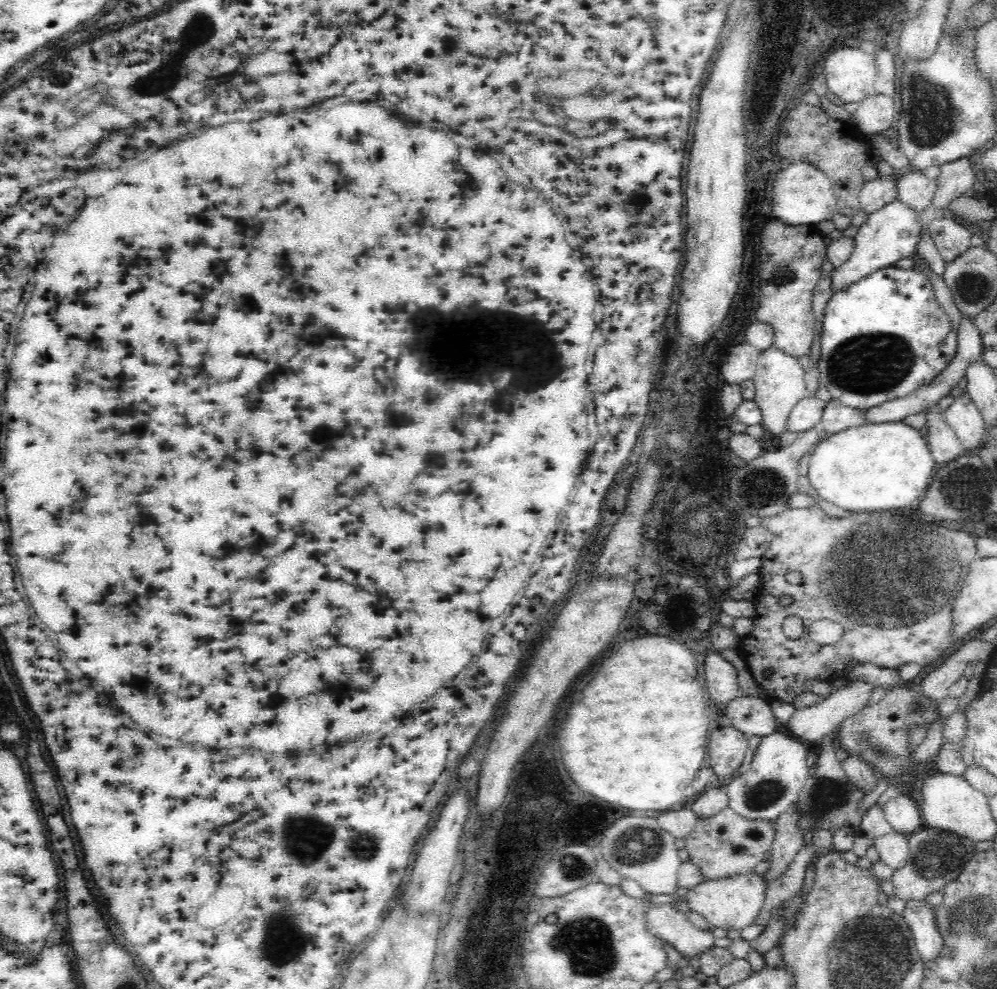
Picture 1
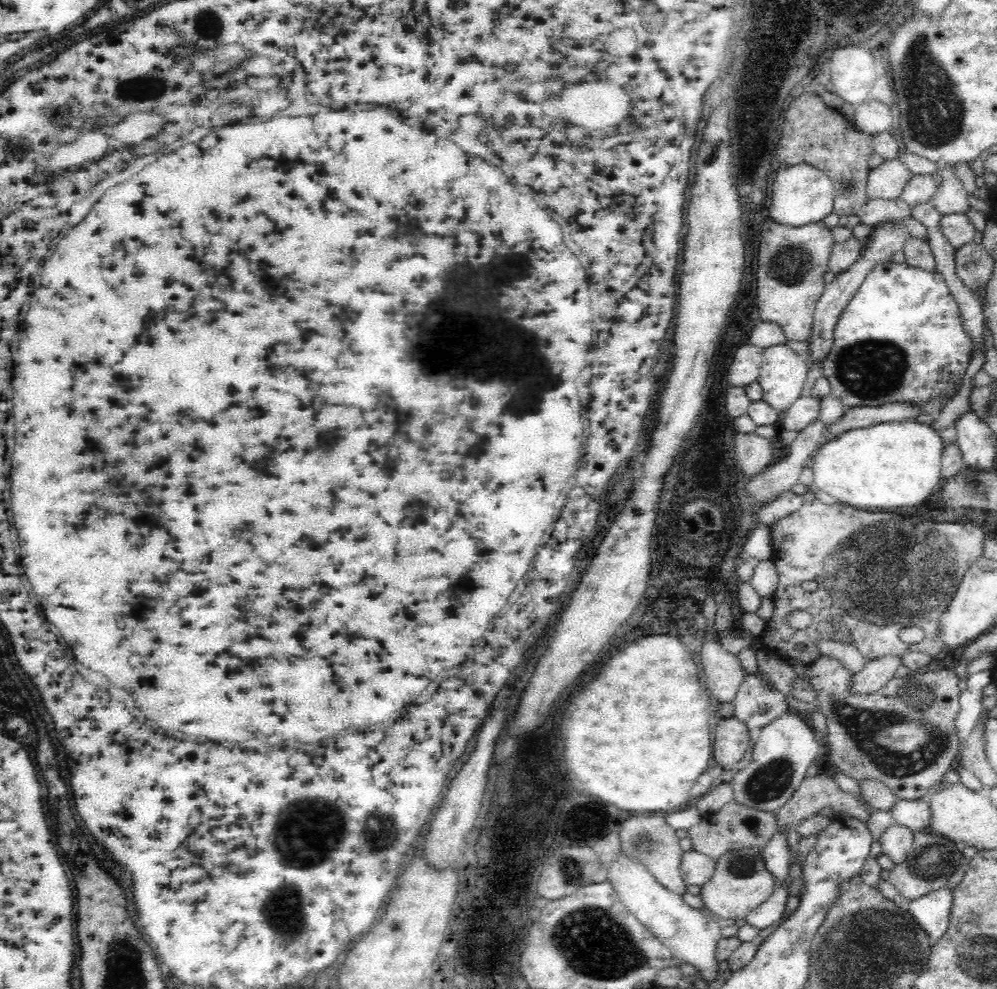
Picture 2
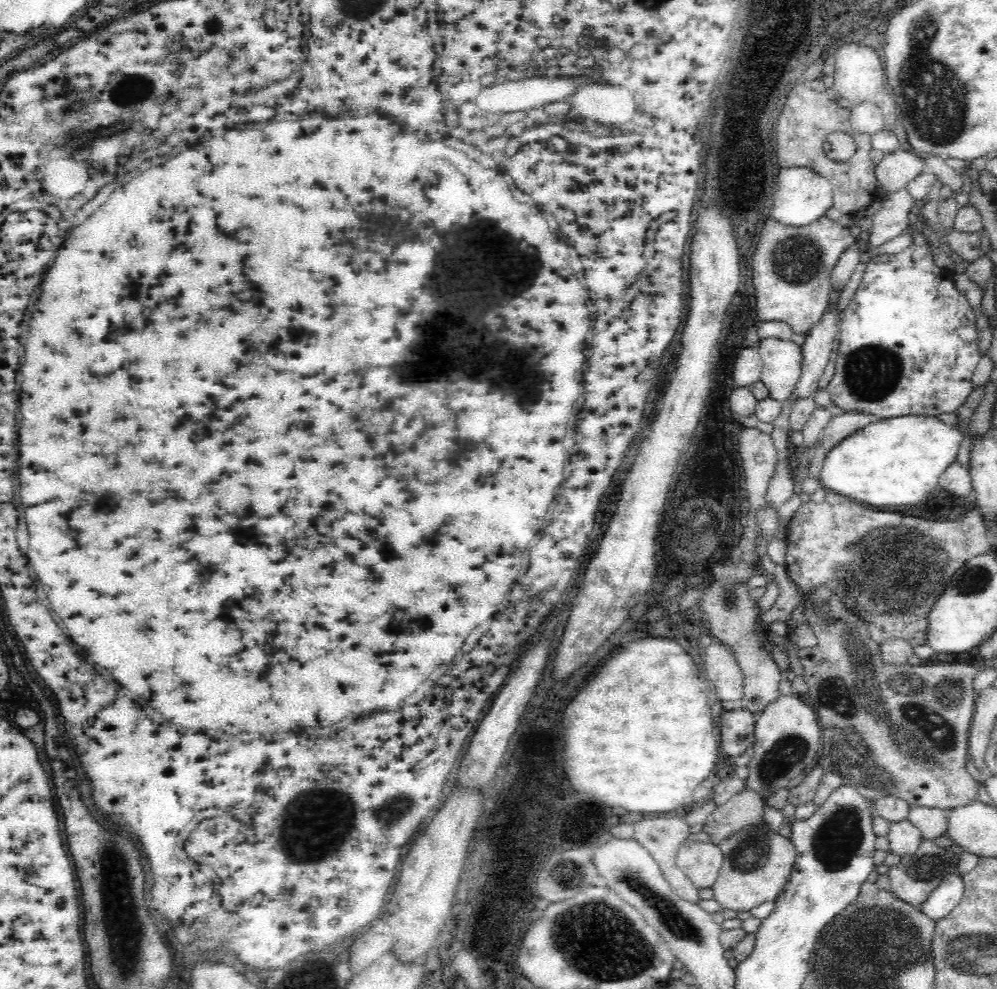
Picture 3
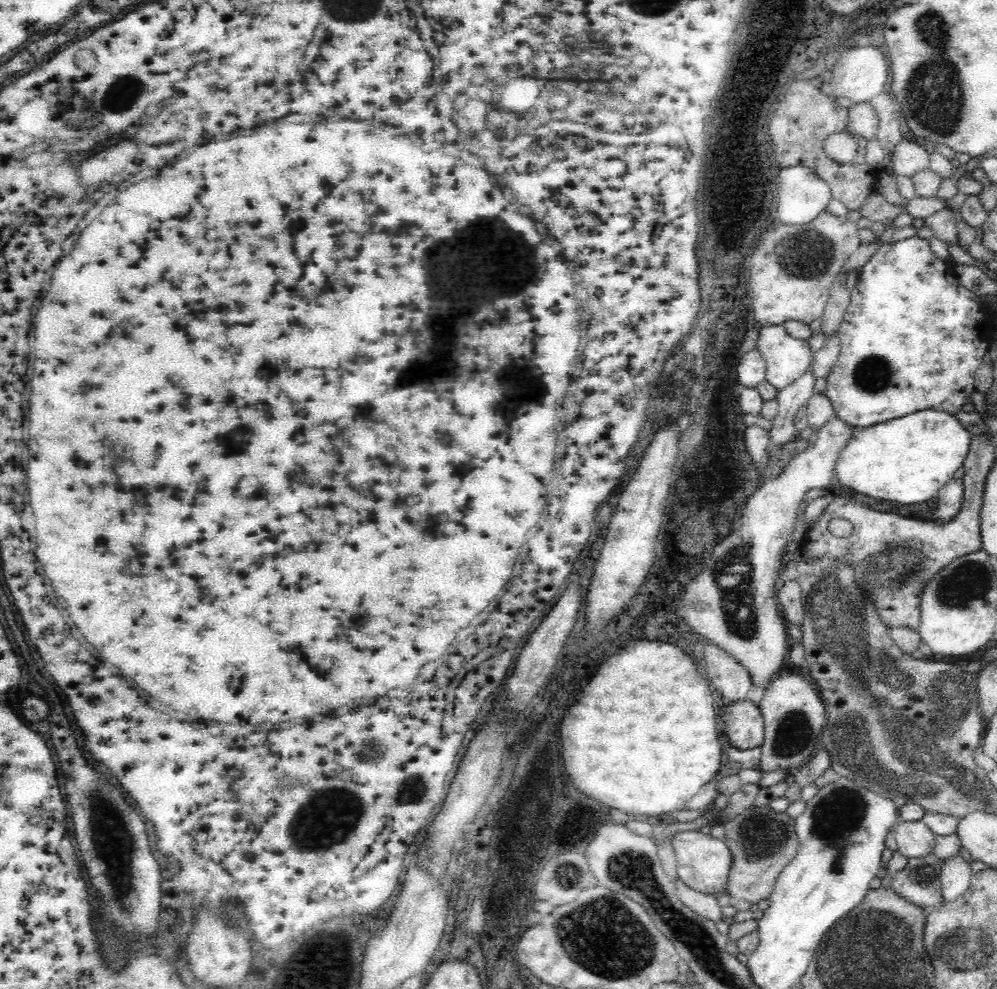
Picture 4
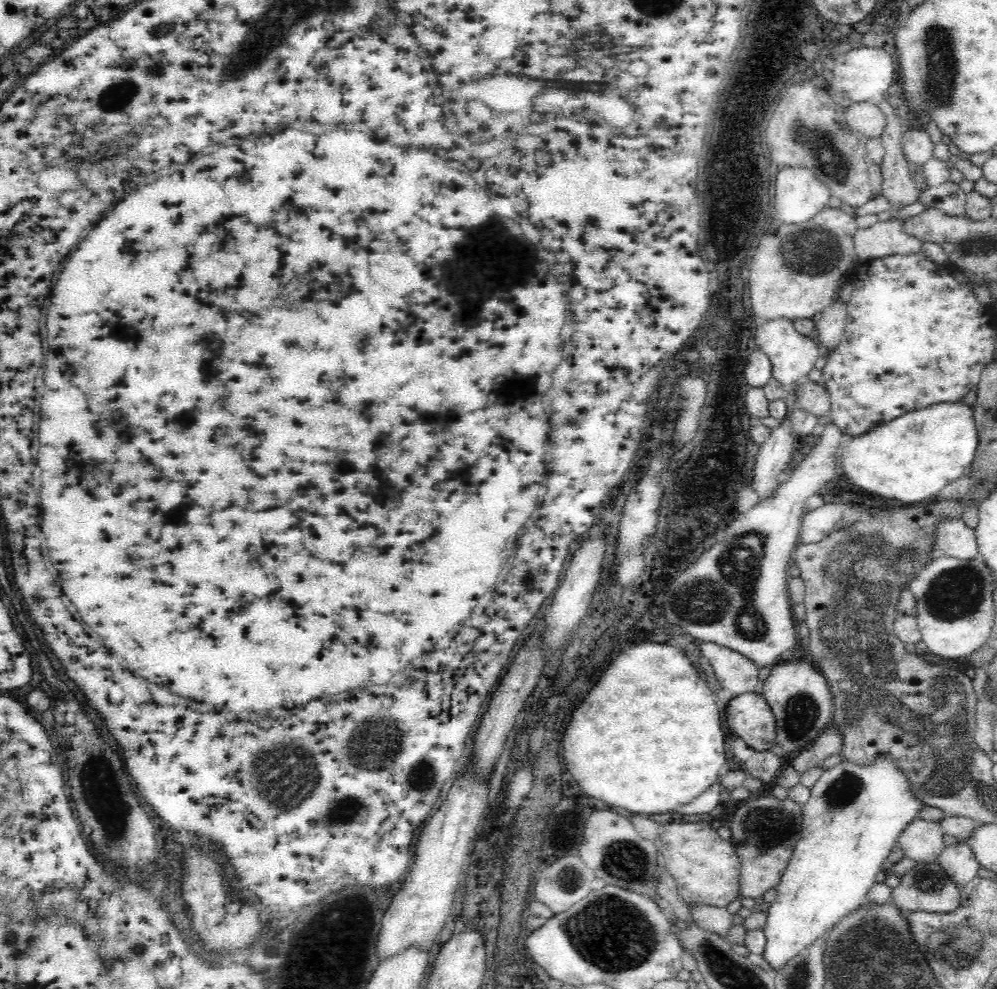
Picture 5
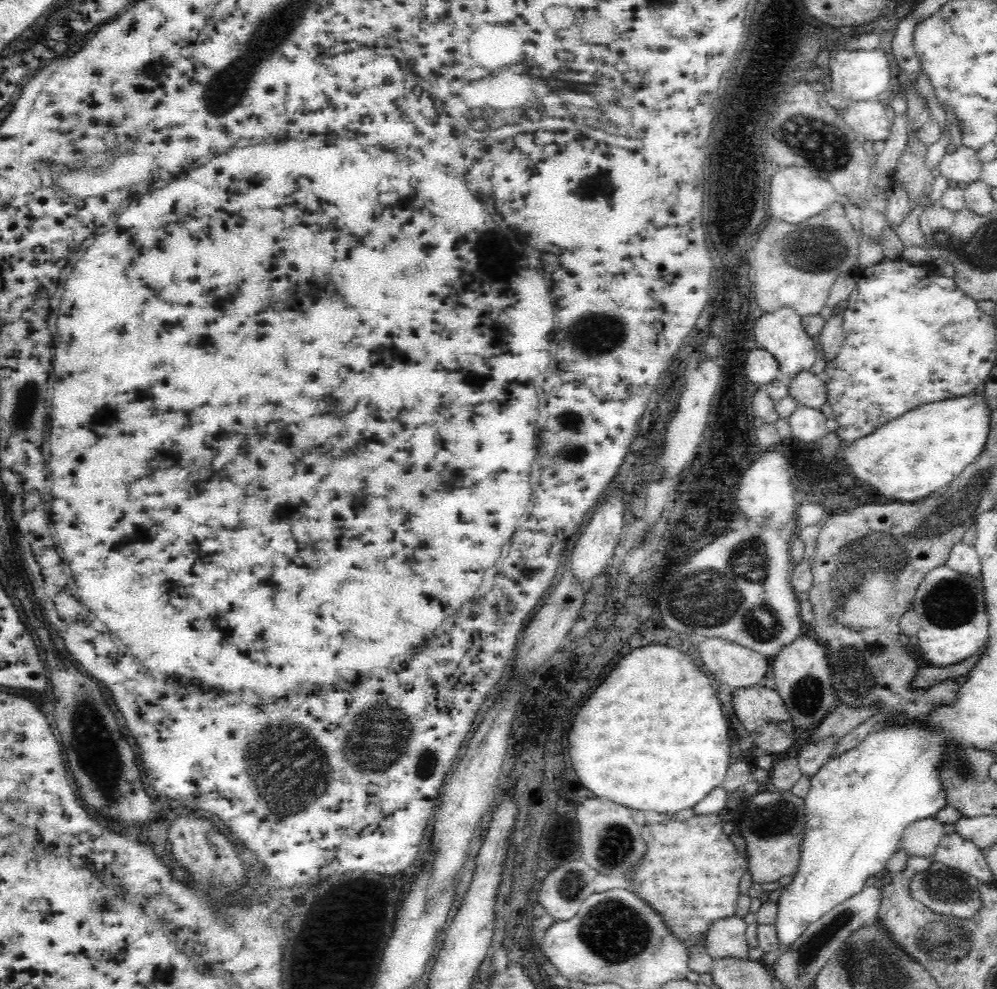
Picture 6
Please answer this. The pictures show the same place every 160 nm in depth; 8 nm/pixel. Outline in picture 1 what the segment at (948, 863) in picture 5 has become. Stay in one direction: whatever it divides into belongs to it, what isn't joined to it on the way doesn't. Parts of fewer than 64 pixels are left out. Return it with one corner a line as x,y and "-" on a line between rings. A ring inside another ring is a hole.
911,900
906,902
902,913
911,930
912,940
916,943
920,960
926,963
938,958
943,949
942,937
934,921
934,908
926,901

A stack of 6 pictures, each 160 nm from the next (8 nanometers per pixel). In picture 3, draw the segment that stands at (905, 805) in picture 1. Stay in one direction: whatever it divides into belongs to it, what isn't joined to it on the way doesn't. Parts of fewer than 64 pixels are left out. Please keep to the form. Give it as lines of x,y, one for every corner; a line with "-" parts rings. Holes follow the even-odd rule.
911,806
906,820
918,828
922,837
934,841
938,836
946,834
946,813
942,808

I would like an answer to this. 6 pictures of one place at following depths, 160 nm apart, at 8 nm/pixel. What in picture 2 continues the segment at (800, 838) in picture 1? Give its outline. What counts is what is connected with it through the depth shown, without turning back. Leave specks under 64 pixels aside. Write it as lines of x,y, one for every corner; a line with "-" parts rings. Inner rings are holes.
823,772
814,777
806,777
798,787
798,790
794,792
792,798
782,806
781,809
777,810
775,813
776,833
780,833
780,835
786,837
786,834
790,829
796,830
796,827
800,823
814,815
818,815
818,812
824,807
828,807
833,815
837,815
838,813
842,815
850,815
850,817
856,818
861,822
869,821
870,815
875,810
873,806
870,806
868,802
860,799
859,796
840,789
832,775
829,772

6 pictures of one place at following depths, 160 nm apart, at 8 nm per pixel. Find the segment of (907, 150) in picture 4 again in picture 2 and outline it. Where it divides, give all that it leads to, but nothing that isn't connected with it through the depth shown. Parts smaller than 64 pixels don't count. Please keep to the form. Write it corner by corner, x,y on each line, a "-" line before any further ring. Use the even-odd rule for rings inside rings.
900,160
883,162
868,174
865,194
869,200
896,200
911,175

